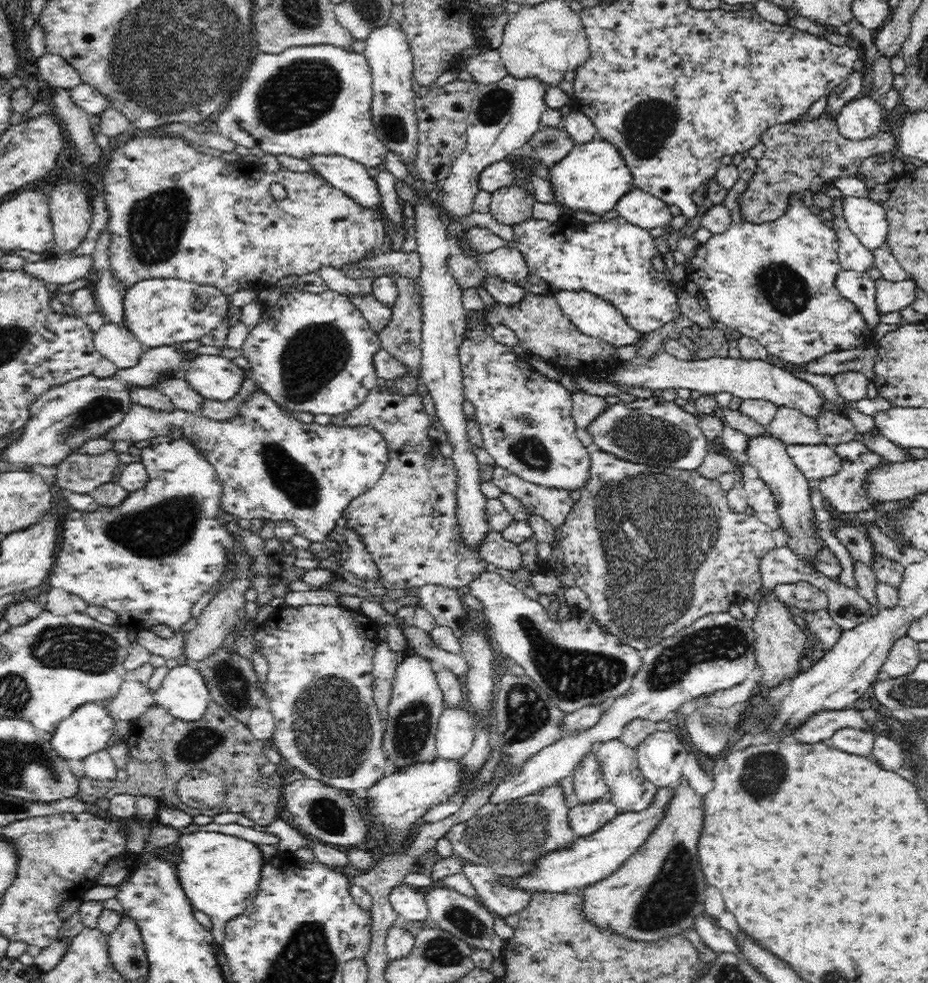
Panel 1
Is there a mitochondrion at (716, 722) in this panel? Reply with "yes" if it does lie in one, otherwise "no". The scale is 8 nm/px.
yes

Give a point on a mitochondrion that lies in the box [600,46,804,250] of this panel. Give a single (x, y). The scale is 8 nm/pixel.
(648, 126)

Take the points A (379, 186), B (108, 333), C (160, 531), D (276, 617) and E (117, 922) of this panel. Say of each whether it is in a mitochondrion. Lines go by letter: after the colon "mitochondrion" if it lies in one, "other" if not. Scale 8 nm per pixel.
A: other
B: other
C: mitochondrion
D: other
E: other

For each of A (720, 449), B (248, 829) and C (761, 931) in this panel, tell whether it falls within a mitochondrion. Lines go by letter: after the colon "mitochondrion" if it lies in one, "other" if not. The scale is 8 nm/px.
A: other
B: other
C: other

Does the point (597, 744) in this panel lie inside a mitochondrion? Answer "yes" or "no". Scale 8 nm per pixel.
no

